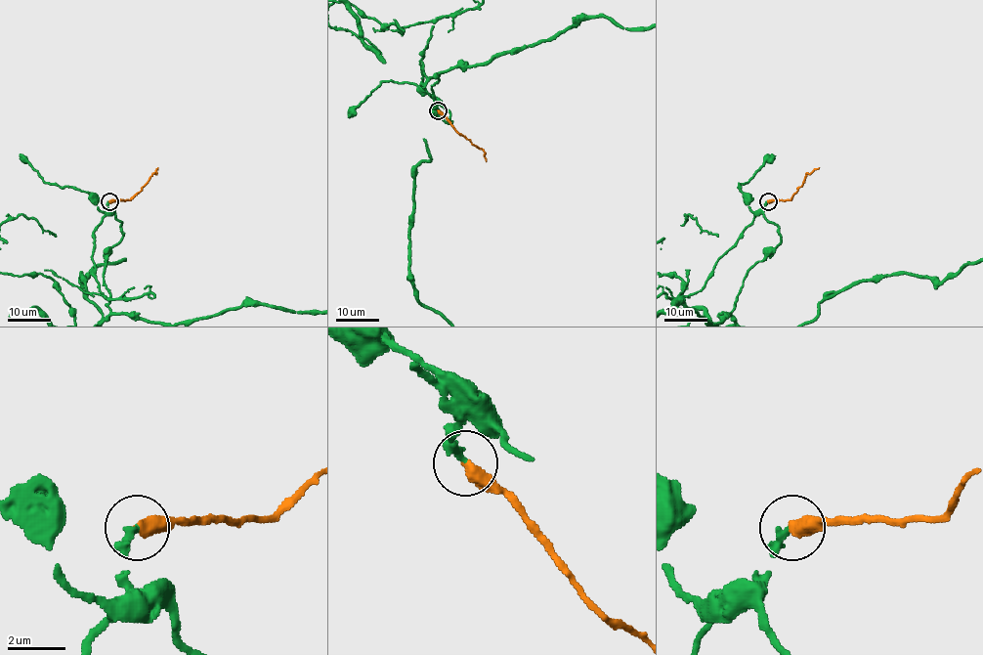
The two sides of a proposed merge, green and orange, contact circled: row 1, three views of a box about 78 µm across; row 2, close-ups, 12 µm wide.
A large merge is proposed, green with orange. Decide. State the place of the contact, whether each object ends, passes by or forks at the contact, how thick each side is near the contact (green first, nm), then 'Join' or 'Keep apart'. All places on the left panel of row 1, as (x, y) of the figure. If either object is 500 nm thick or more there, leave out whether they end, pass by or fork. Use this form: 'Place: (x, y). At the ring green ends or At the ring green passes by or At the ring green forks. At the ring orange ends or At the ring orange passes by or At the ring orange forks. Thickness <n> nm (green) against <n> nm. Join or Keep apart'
Place: (109, 201). At the ring green ends. At the ring orange ends. Thickness 280 nm (green) against 480 nm. Join

